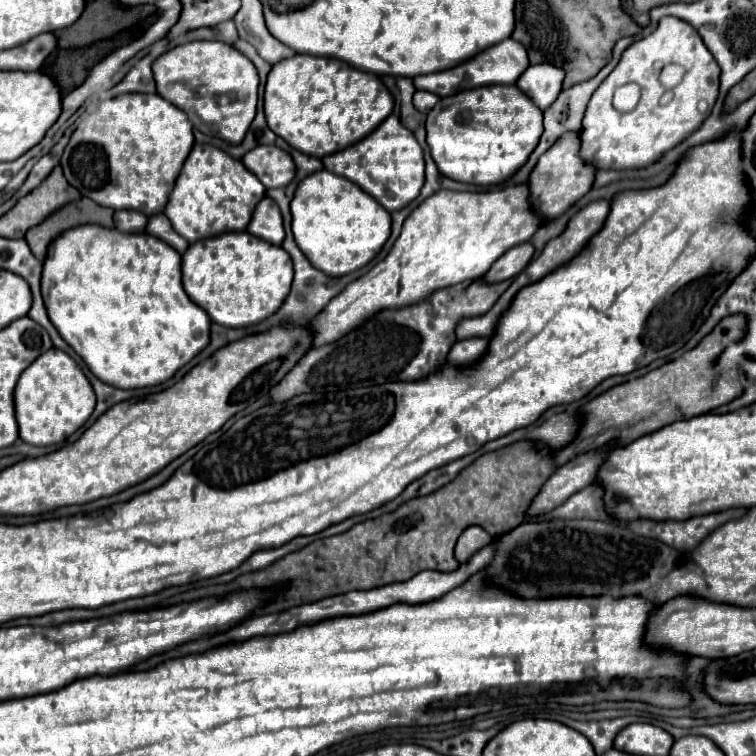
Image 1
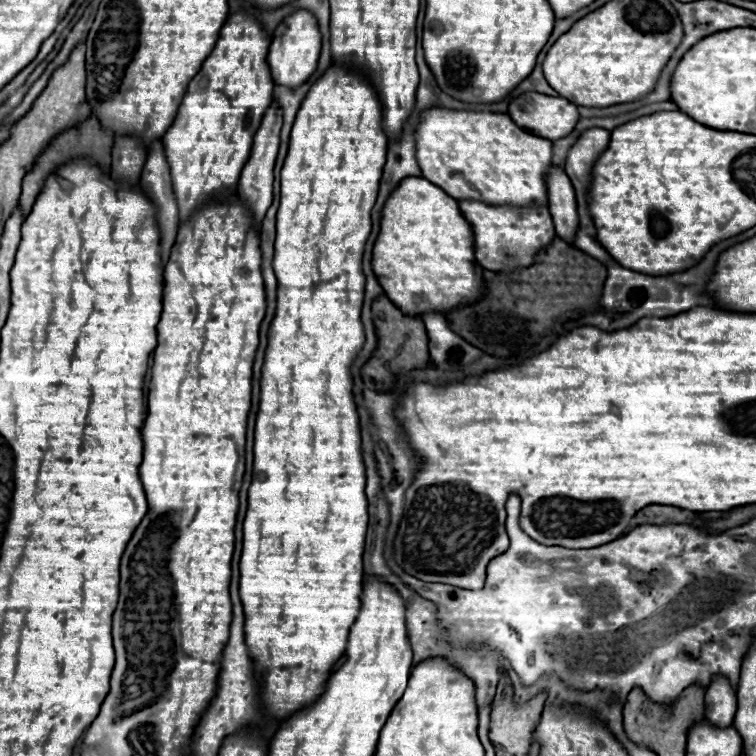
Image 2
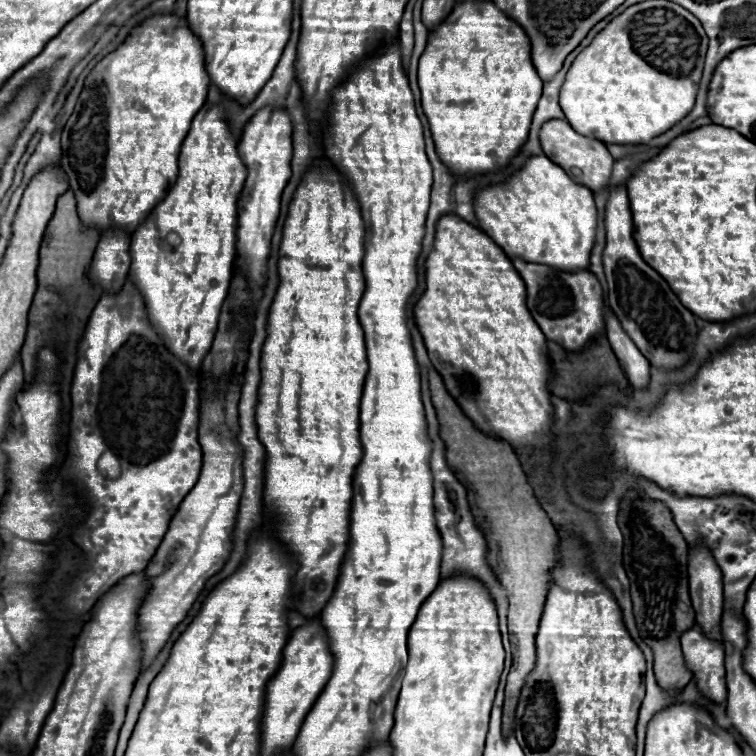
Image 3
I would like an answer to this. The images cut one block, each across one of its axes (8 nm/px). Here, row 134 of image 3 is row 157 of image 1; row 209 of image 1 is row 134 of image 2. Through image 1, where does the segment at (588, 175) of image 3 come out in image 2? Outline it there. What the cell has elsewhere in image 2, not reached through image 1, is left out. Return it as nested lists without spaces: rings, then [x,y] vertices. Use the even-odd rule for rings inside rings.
[[[526,92],[514,98],[508,114],[520,128],[552,142],[568,136],[580,118],[576,104],[538,92]]]

